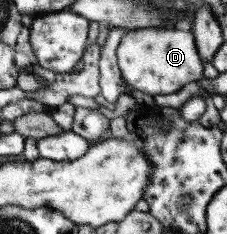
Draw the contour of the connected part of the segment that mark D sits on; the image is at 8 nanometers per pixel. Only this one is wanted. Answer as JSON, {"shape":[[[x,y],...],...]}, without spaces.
{"shape":[[[185,27],[125,30],[116,47],[115,59],[125,84],[143,95],[171,94],[203,77],[193,35]]]}

